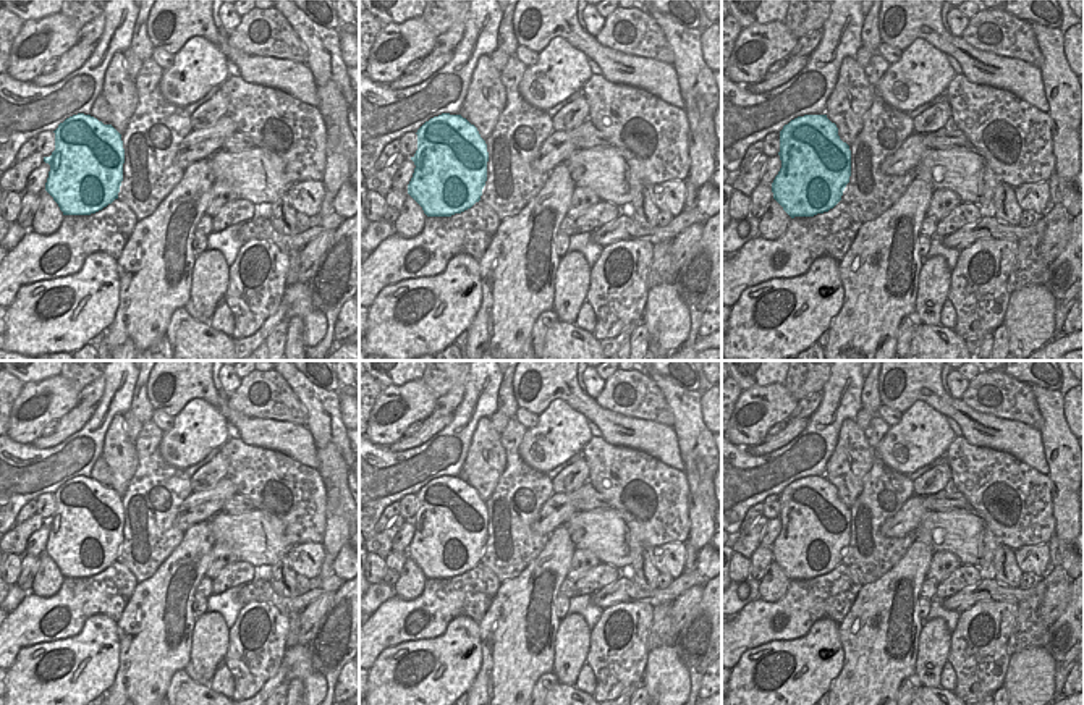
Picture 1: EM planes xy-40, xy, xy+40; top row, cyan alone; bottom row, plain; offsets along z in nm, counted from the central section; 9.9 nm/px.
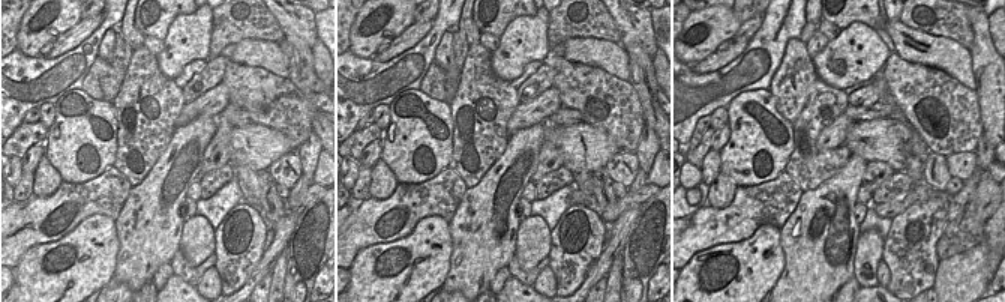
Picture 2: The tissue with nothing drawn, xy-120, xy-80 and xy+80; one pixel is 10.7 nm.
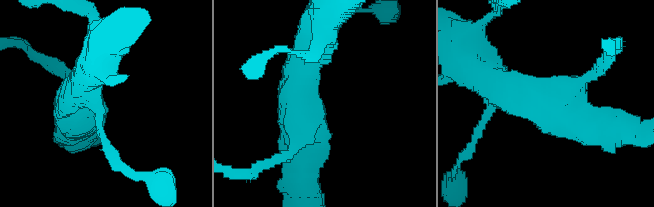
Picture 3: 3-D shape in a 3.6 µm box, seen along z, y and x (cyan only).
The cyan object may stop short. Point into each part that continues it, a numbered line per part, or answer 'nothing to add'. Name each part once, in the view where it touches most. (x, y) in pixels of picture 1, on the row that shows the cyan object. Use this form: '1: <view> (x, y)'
nothing to add

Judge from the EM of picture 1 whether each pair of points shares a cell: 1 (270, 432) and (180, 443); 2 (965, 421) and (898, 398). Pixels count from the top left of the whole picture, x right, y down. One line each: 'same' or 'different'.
1: different
2: same

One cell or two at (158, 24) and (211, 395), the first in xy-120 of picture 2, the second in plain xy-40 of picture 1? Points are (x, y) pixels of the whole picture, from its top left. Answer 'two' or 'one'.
one

